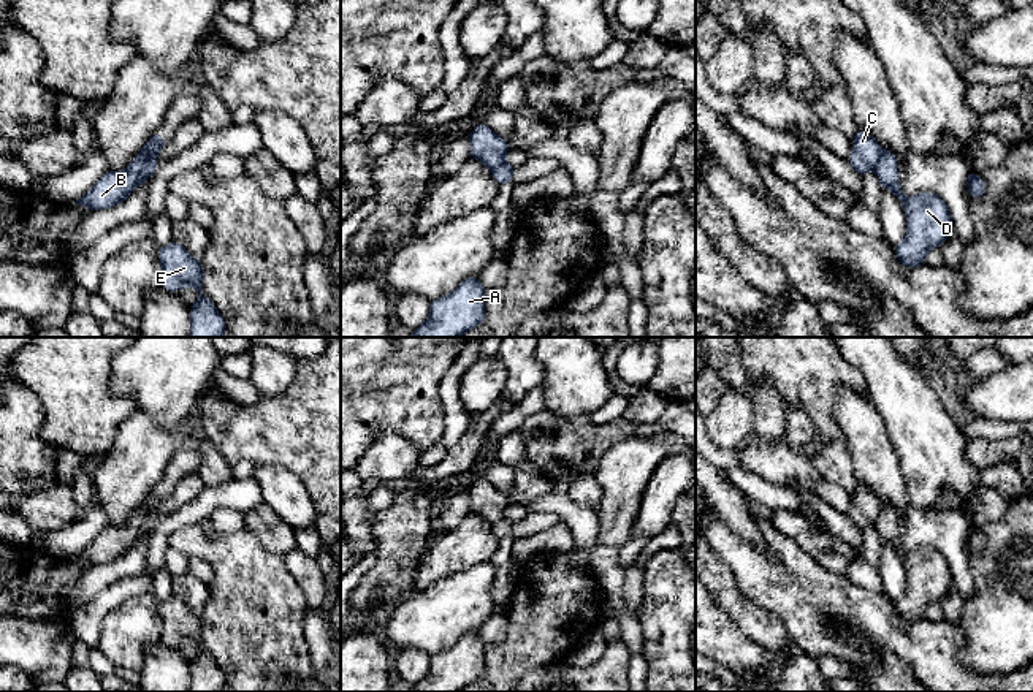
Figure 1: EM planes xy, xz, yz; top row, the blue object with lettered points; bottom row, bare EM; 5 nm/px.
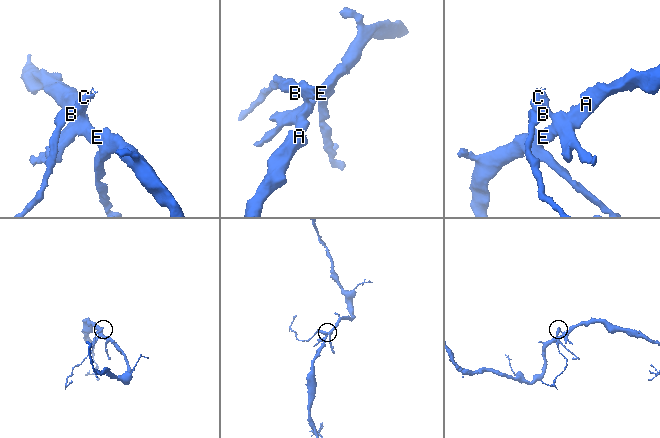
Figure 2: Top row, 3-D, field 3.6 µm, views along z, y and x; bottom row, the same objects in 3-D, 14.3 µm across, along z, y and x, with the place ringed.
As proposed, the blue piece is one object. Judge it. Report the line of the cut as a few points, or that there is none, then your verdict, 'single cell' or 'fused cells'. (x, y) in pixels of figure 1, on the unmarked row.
cut in xy along (157, 502), (141, 520), (135, 540); fused cells

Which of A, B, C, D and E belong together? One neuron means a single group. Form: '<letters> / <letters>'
A D E / B C

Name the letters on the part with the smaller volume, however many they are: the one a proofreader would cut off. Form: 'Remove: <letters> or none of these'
Remove: B, C

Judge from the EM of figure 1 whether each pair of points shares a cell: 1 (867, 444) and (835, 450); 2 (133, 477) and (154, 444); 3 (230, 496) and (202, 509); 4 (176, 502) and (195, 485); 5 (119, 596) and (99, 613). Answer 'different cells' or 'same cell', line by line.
1: different cells
2: same cell
3: same cell
4: same cell
5: same cell

